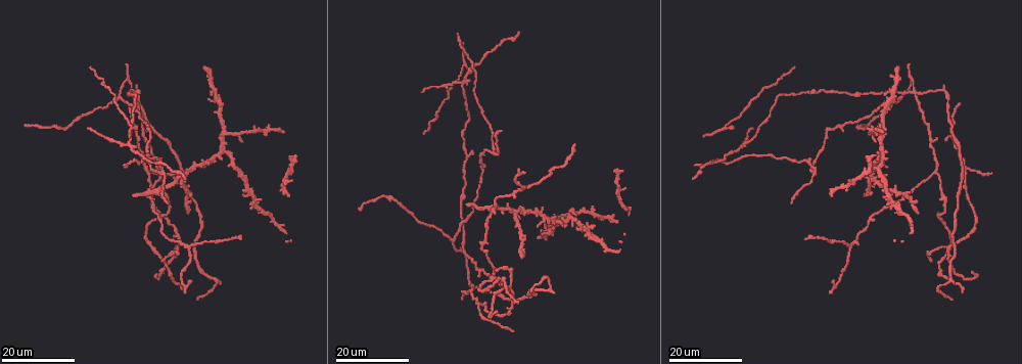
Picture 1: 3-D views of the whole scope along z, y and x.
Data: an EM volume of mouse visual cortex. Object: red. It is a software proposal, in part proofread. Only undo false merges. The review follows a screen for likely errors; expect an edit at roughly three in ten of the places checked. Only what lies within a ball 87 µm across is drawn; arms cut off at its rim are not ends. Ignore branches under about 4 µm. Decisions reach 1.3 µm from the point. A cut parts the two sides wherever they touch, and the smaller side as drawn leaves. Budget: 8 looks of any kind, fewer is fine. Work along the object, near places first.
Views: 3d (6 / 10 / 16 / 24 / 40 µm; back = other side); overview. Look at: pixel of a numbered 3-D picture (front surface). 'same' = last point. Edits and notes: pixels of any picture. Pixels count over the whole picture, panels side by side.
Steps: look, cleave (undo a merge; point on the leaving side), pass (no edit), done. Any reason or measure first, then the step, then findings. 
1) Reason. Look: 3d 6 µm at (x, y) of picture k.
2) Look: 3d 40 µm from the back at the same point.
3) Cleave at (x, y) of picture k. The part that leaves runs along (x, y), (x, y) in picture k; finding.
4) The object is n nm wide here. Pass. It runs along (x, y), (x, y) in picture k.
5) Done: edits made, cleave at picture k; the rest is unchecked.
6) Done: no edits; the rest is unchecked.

Looks like a crossing. Look: 3d 16 µm at (132, 144) of picture 1.

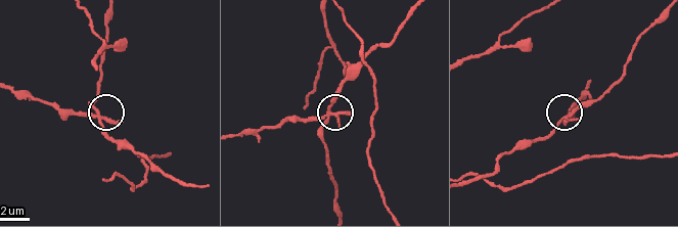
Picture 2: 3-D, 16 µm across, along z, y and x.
Look: 3d 10 µm at (98, 116) of picture 2.

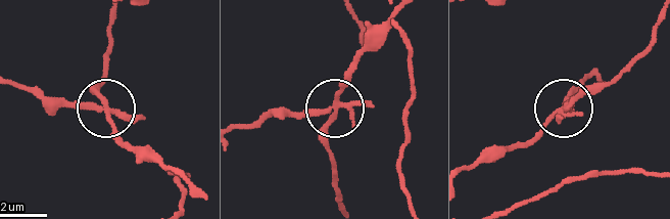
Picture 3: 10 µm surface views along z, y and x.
5 arms meet here. Cleave at (75, 103) of picture 3. The part that leaves runs along (106, 107), (50, 101), (9, 84) in picture 3; a second neuron is stuck on.

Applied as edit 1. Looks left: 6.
Look: overview.

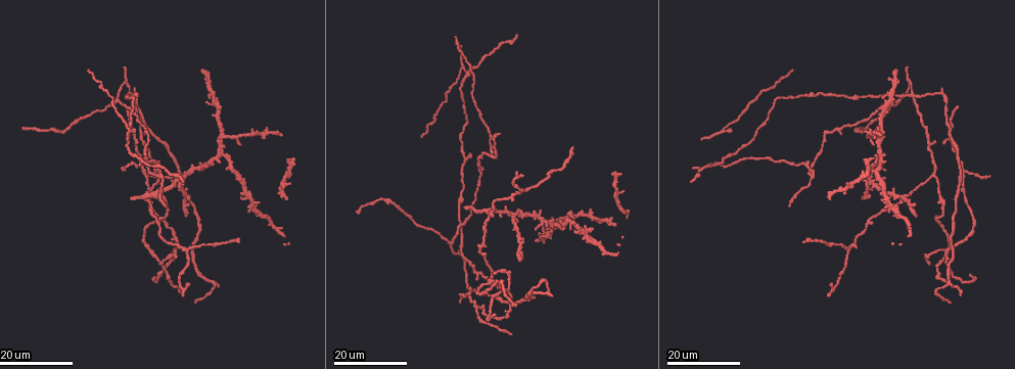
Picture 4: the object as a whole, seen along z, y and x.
Look: 3d 24 µm at (161, 172) of picture 4.

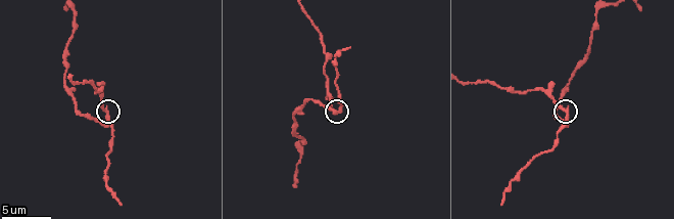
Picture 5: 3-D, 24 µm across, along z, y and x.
Look: 3d 10 µm at (106, 114) of picture 5.

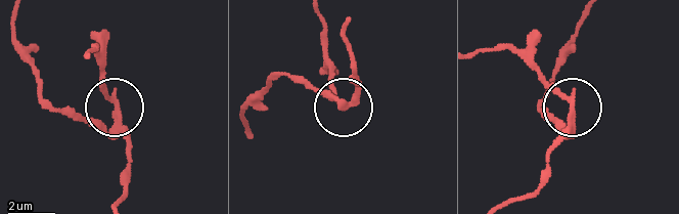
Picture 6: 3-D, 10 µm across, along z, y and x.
The object is 220 nm wide here. Cleave at (118, 99) of picture 6. The part that leaves runs along (573, 134), (571, 106), (537, 72), (507, 50), (479, 50) in picture 6; two neurons meet here.

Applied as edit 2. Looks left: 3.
Sudden change in width. Look: 3d 24 µm at (466, 157) of picture 4.

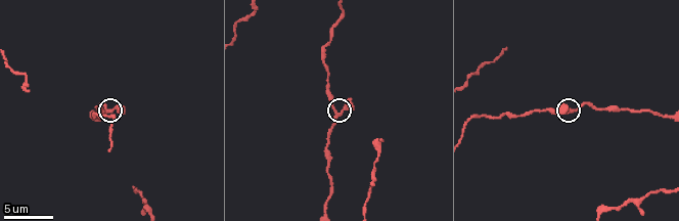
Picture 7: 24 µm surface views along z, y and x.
Look: 3d 10 µm at (335, 111) of picture 7.

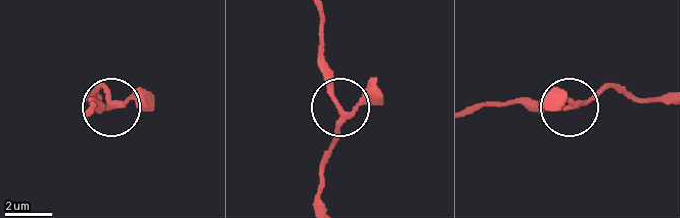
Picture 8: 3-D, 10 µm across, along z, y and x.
The object is 180 nm wide here. Pass. It runs along (320, 202), (317, 190), (341, 120), (322, 34) in picture 8; one neuron here.

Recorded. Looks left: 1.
Done: edits made, cleave at picture 3, cleave at picture 6; the rest is unchecked.

